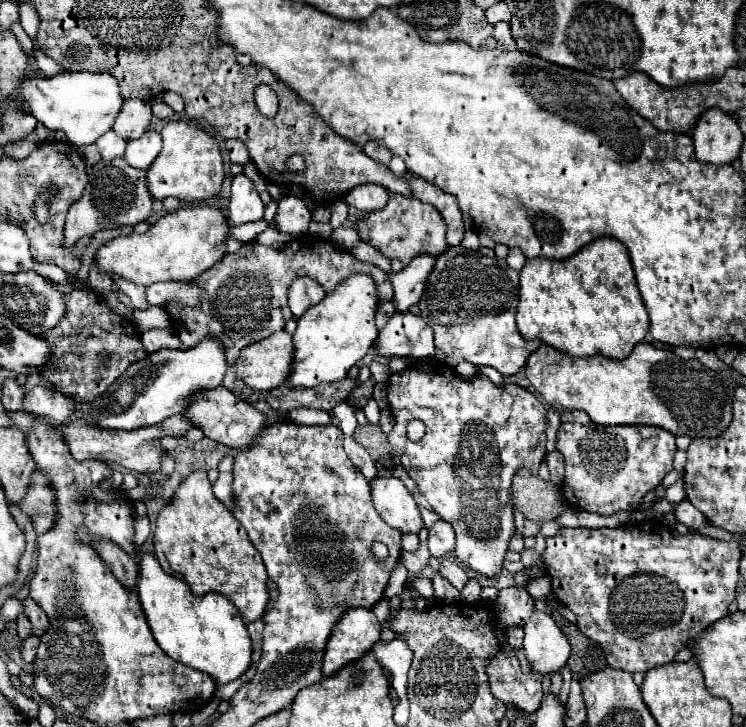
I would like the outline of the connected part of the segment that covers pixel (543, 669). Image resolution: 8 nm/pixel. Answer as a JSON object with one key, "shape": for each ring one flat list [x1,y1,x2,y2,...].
{"shape":[[534,611,524,625,524,657,532,673,560,673,570,657,570,643,548,613]]}

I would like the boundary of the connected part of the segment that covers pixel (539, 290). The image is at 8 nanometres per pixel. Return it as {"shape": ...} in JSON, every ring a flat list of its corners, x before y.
{"shape":[[600,237,562,261,528,259,520,273,516,323,526,341,540,339,572,357,606,355,610,359,628,357,650,327,630,255,612,237]]}

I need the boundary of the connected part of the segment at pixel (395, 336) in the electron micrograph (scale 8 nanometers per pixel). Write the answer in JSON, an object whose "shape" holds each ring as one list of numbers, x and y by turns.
{"shape":[[396,313,376,339,376,351,380,357,406,357,432,359,434,337,432,329,424,325,422,317,412,313]]}

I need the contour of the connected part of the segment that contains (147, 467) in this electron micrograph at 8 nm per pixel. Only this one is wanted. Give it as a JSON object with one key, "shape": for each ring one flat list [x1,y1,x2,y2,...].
{"shape":[[172,415,166,421,162,421,160,425,152,425,152,427,144,427,144,429,136,429,130,433,114,433,114,431,104,431,92,425,86,425,84,421,76,421,70,427,62,429,62,437,66,441,66,445,70,447,70,453,76,461,86,461,86,459,98,459,98,461,116,461,122,467,136,471,136,473,146,473,152,475,162,467,162,455,166,455,166,449,162,449,160,439,170,435,170,437,180,437,182,433,186,433,188,429,192,429,192,425,188,421,184,421,182,415]]}

